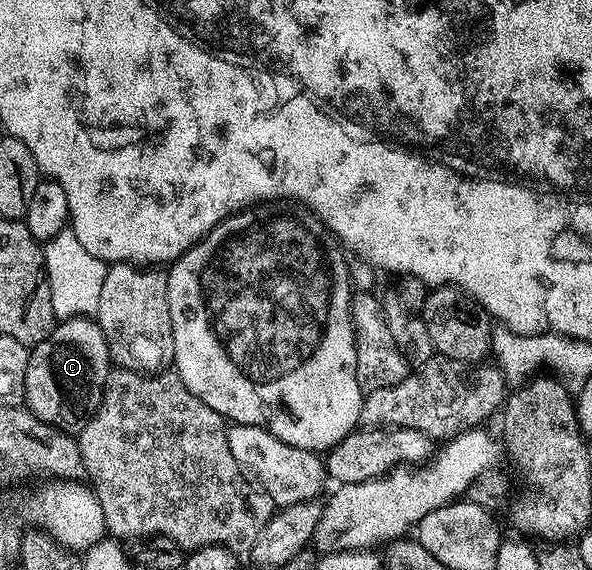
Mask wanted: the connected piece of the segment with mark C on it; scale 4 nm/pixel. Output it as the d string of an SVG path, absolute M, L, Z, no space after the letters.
M75 318L55 323L48 338L38 340L30 348L28 370L24 374L25 407L40 422L48 422L59 432L77 434L86 425L92 405L102 401L102 387L111 371L108 342L97 319Z

